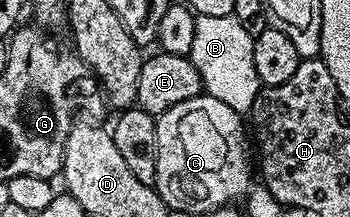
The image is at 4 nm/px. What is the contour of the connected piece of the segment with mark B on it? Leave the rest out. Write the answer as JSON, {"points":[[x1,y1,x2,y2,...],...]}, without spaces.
{"points":[[197,16,190,60,199,71,202,89,218,98,231,109,242,114,252,111,255,98,262,83,255,74,253,37,249,35,234,16]]}

